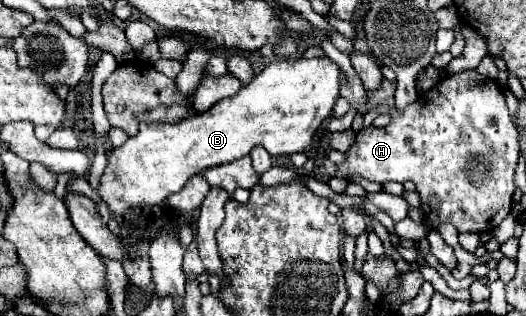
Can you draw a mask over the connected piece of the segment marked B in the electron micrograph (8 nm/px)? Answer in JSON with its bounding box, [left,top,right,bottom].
[98,56,348,216]

